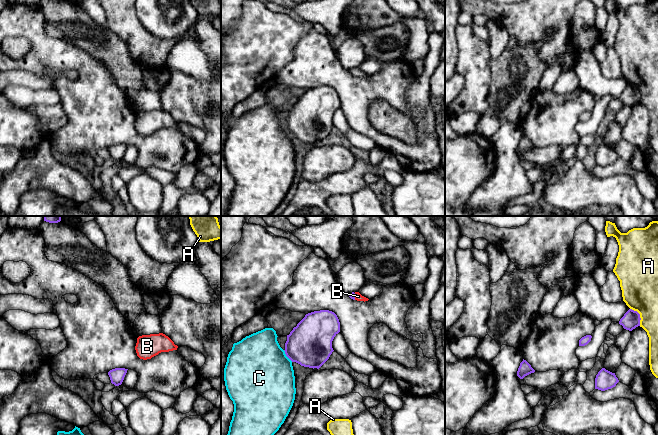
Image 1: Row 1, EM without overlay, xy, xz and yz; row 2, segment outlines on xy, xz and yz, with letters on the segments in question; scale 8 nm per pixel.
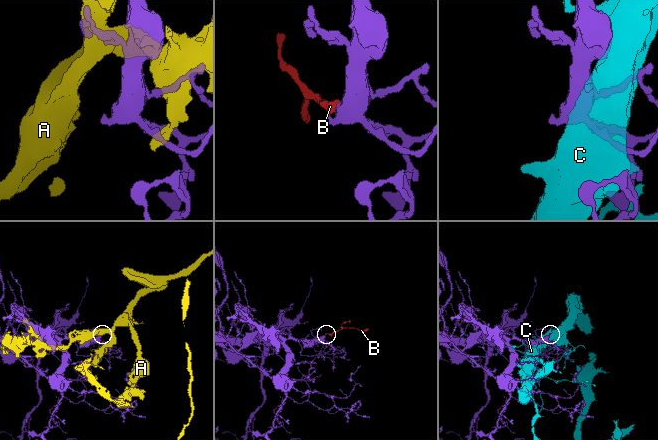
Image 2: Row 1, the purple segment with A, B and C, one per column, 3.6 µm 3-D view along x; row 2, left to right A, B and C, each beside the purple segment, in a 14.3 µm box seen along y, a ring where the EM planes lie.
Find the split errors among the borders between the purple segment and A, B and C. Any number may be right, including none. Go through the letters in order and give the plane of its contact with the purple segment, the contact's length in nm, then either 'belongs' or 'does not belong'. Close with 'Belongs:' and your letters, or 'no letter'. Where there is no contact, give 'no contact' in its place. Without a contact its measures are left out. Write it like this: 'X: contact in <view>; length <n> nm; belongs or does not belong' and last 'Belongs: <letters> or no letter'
A: contact in yz; length 170 nm; does not belong
B: contact in xz; length 60 nm; belongs
C: contact in xz; length 120 nm; does not belong
Belongs: B

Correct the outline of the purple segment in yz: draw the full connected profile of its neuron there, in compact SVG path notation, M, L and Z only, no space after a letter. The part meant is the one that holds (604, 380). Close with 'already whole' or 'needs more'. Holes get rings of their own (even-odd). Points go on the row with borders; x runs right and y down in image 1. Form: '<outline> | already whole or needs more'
M602 368L595 378L595 389L605 391L616 386L619 382L615 373L612 373L605 368Z | already whole

